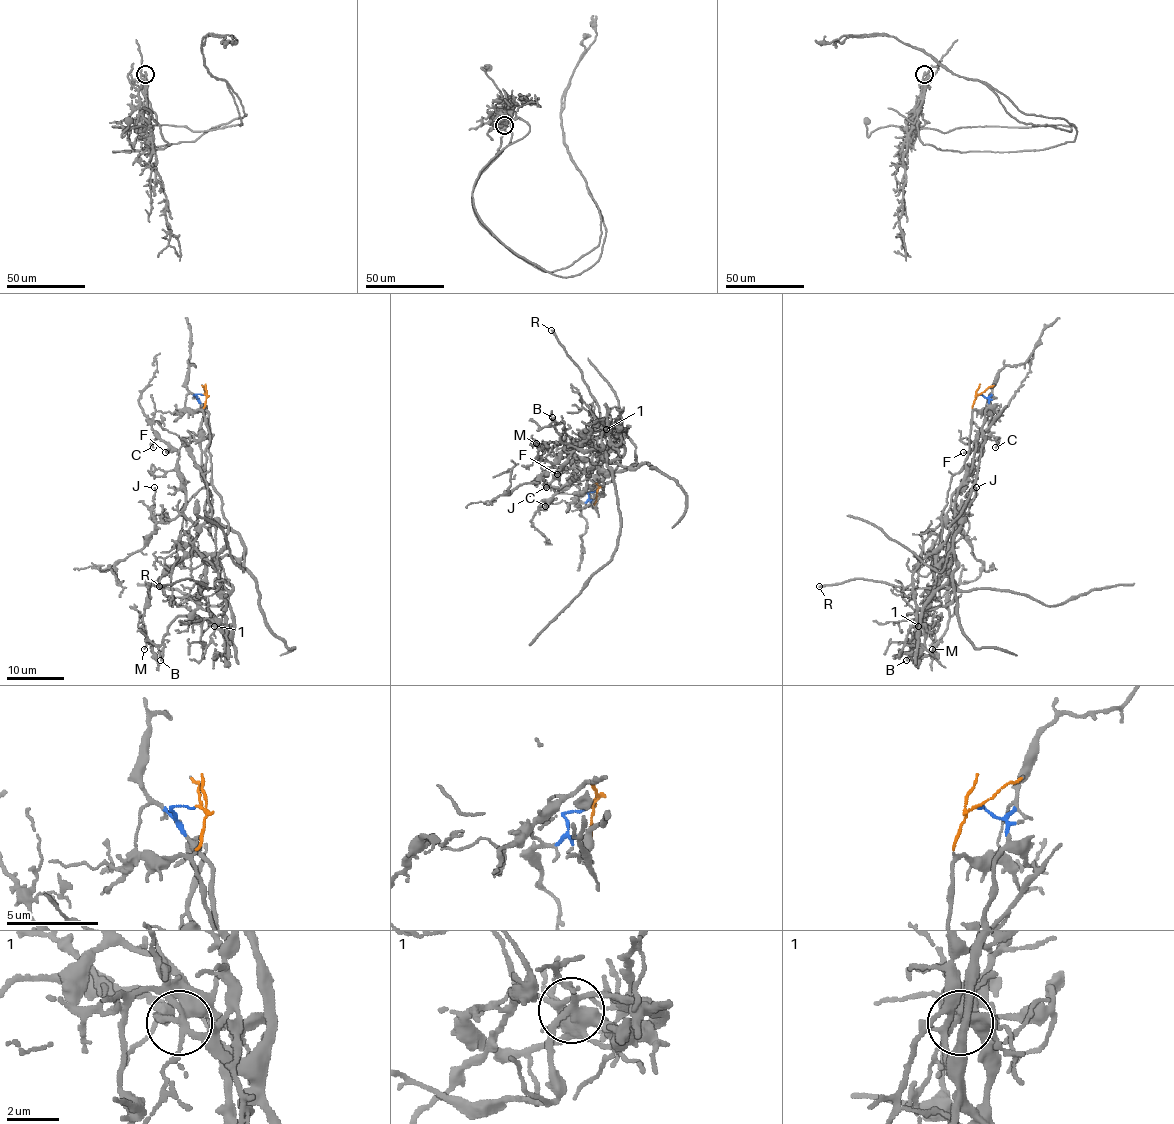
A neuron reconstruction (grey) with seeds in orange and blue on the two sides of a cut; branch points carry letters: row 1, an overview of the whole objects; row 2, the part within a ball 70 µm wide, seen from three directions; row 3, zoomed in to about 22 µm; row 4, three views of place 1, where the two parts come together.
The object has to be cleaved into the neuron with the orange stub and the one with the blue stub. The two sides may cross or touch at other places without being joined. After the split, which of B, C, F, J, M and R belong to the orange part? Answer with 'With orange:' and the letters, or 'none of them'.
With orange: C, F, J, M

